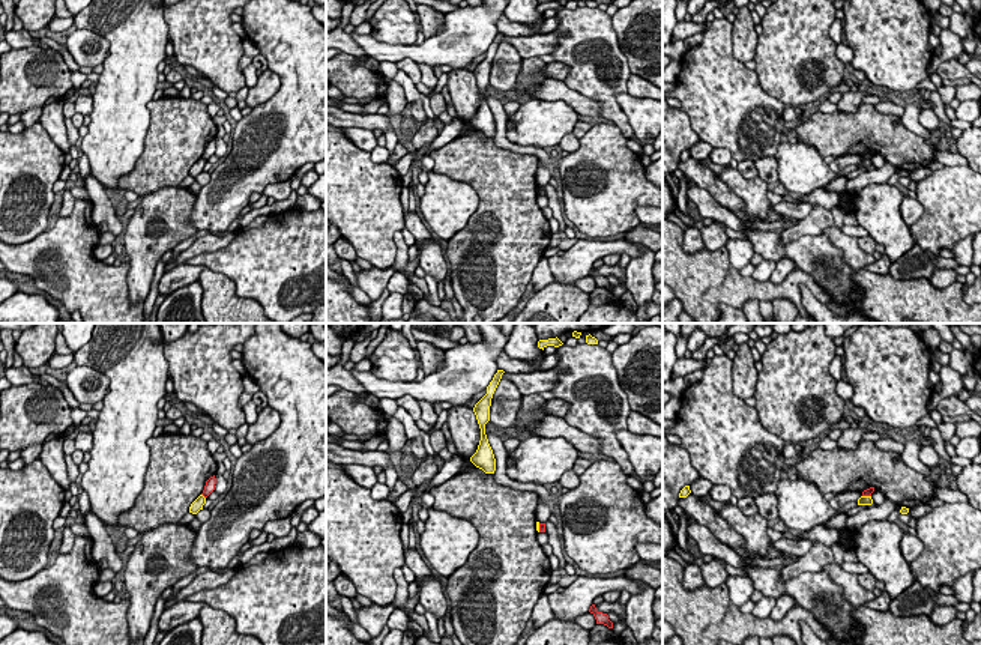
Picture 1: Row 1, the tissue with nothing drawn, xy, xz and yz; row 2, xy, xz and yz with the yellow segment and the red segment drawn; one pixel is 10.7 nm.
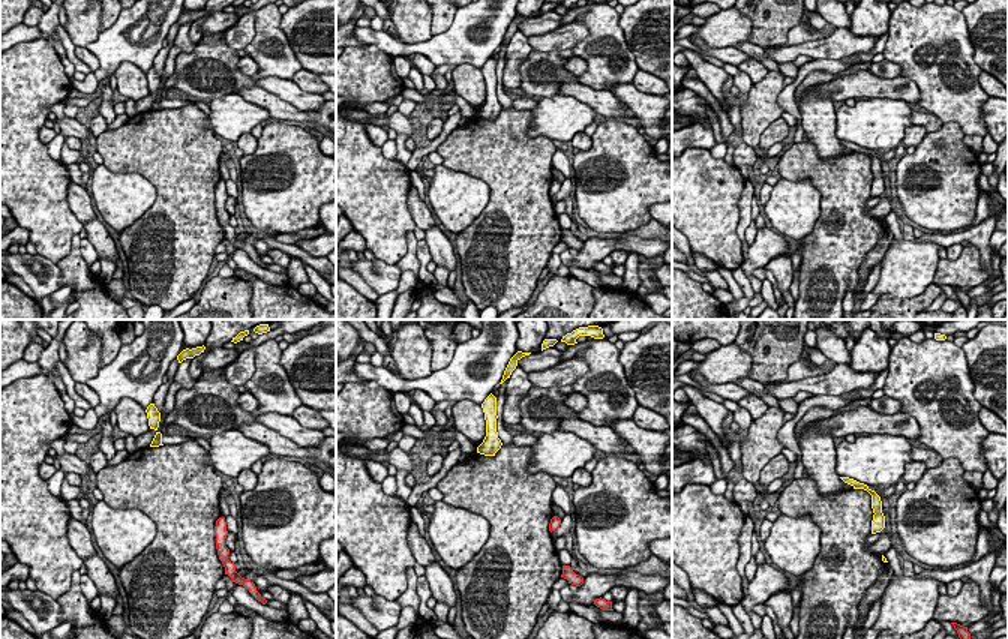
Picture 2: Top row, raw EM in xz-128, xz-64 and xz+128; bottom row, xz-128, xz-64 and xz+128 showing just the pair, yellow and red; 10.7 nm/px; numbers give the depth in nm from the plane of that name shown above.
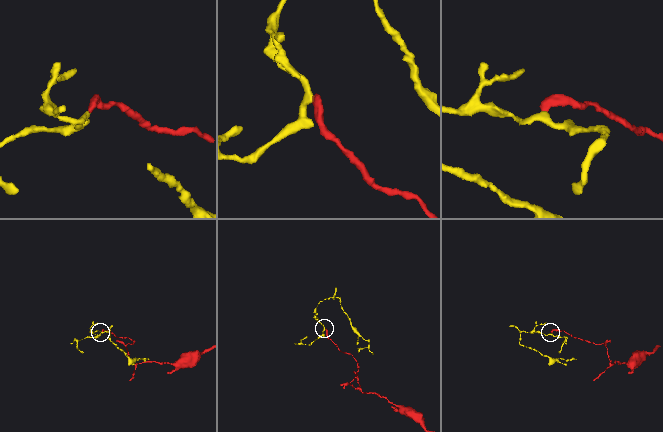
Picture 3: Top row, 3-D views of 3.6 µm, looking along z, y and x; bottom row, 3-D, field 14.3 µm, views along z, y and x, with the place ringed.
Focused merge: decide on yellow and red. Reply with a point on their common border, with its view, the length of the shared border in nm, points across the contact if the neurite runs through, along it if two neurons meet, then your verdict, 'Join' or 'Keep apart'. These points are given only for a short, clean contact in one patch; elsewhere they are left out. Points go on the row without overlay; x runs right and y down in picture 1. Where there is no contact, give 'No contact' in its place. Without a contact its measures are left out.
Touches yellow at xy (203, 160). Shared border 70 nm. Boundary: xy (202, 157), (205, 161). Keep apart

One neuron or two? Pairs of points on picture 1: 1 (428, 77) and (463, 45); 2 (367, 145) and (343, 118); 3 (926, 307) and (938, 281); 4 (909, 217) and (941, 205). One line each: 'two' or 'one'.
1: two
2: two
3: two
4: two

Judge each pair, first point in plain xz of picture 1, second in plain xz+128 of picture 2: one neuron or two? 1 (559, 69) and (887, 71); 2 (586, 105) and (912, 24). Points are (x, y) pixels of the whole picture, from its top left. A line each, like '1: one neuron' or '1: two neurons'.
1: one neuron
2: two neurons

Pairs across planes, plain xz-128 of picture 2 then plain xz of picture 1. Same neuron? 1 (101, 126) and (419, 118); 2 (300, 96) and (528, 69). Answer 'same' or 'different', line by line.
1: different
2: same

